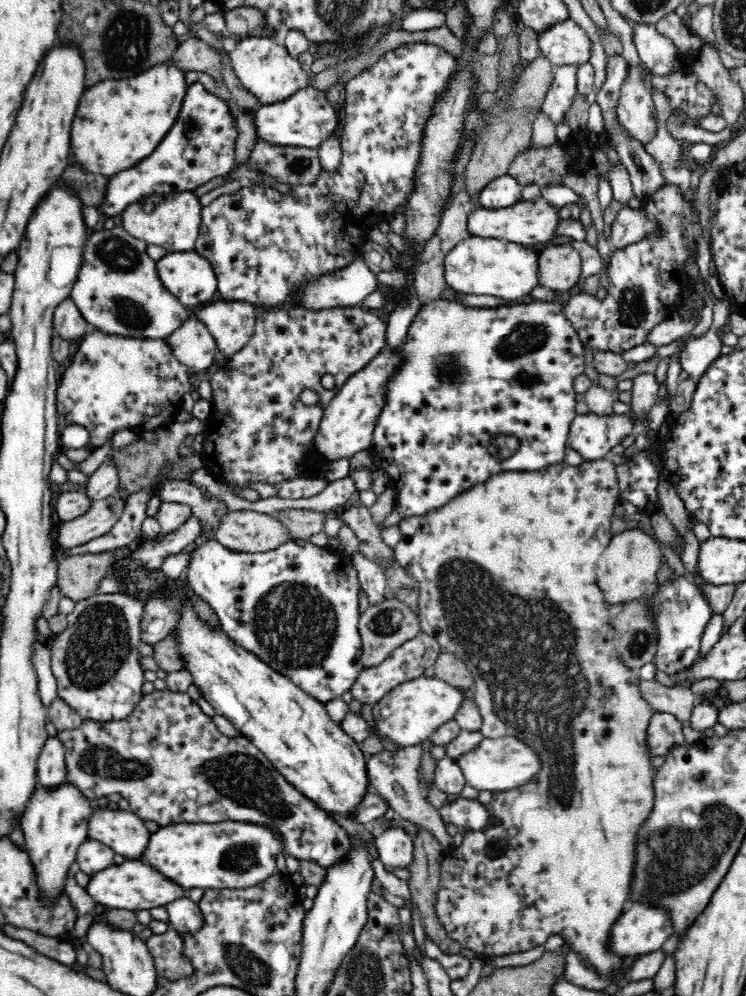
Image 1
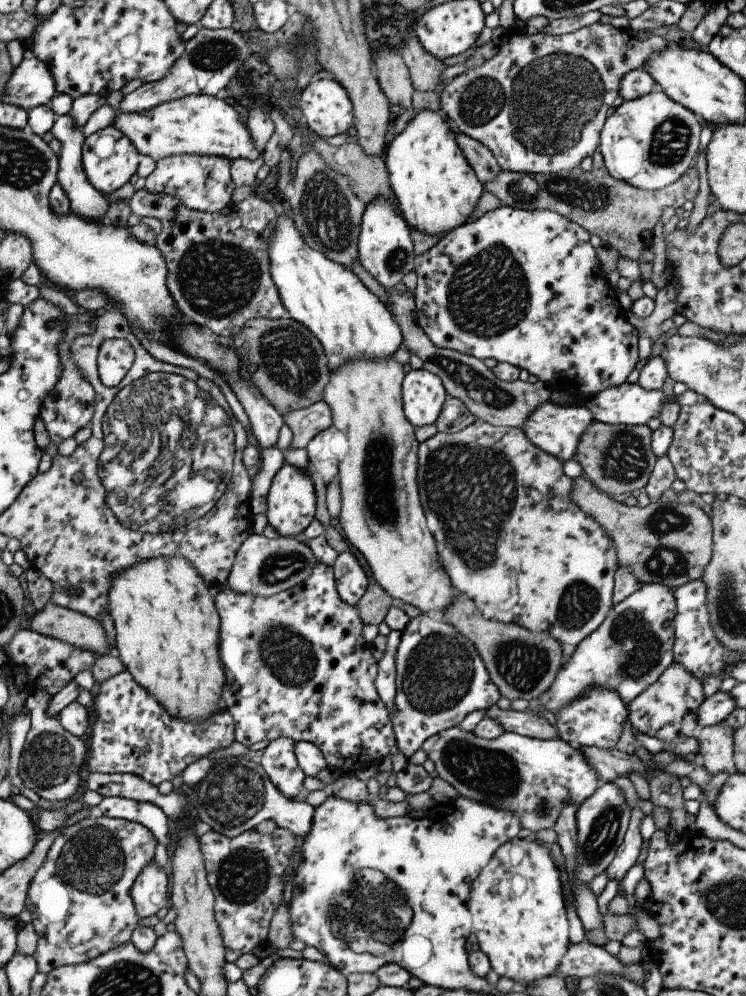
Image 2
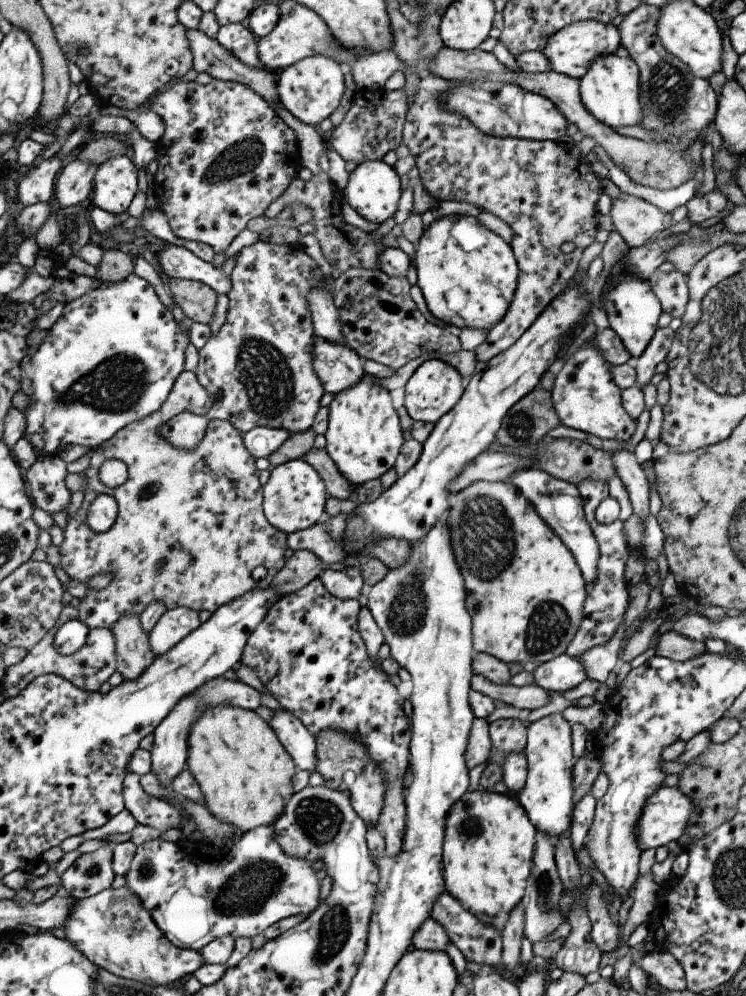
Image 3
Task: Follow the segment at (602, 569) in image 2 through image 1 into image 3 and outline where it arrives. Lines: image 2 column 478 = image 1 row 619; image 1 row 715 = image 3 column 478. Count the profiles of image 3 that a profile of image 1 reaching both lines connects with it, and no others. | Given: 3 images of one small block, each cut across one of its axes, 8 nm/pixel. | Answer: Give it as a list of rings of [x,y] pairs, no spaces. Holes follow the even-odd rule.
[[[474,482],[468,488],[464,488],[462,492],[455,494],[453,498],[456,502],[452,504],[450,512],[446,512],[446,518],[448,520],[448,528],[450,528],[450,540],[452,540],[456,564],[460,568],[460,572],[462,572],[464,582],[466,582],[466,608],[468,608],[472,620],[472,638],[475,652],[486,652],[486,654],[504,661],[507,665],[512,662],[521,665],[526,664],[526,662],[544,664],[566,653],[570,642],[576,636],[580,622],[582,622],[582,608],[584,600],[586,600],[586,583],[573,553],[570,552],[570,549],[560,540],[560,537],[553,529],[546,524],[546,521],[542,520],[541,516],[538,516],[538,513],[534,510],[534,505],[530,504],[530,501],[526,500],[525,496],[522,496],[522,492],[518,492],[518,488],[514,488],[508,482]]]

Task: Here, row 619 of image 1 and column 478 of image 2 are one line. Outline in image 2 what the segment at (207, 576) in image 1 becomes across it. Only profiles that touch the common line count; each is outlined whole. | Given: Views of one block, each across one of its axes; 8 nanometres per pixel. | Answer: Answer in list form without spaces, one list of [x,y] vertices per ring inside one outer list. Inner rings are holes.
[[[501,204],[496,210],[468,221],[452,232],[443,235],[428,252],[416,255],[413,270],[417,274],[417,286],[413,294],[415,308],[419,317],[420,328],[434,346],[450,349],[462,354],[472,355],[480,360],[492,358],[498,363],[510,363],[519,369],[524,368],[534,374],[548,389],[562,391],[583,401],[589,400],[609,386],[615,387],[626,383],[626,378],[635,369],[638,360],[638,331],[632,319],[619,304],[617,295],[608,282],[607,274],[598,264],[595,248],[590,244],[590,233],[574,221],[549,210],[524,210]]]

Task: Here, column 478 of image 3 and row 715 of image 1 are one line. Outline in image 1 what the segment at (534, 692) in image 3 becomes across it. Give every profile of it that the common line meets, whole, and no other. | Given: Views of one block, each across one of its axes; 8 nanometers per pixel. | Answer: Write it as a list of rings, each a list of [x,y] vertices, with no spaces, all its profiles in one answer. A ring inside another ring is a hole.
[[[638,680],[642,697],[650,703],[650,708],[658,712],[673,714],[680,722],[690,721],[697,695],[690,687],[666,687],[658,681]]]

